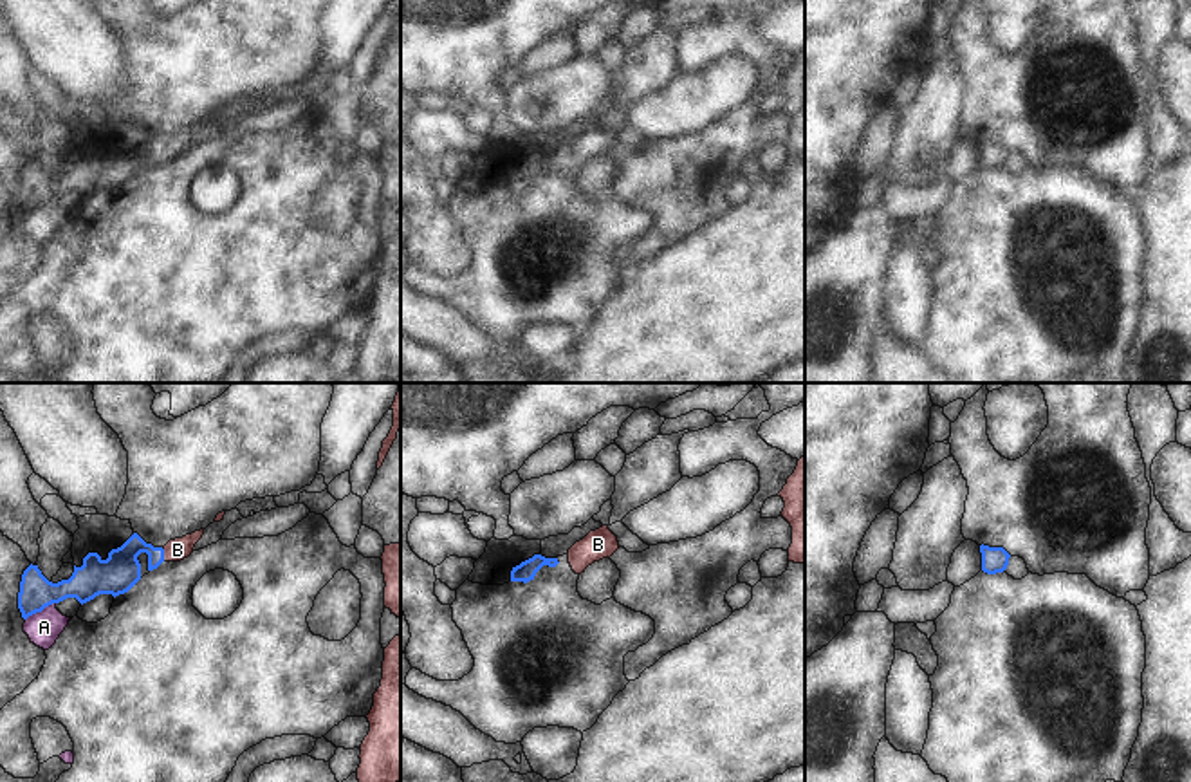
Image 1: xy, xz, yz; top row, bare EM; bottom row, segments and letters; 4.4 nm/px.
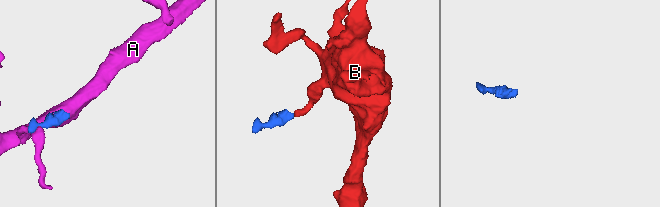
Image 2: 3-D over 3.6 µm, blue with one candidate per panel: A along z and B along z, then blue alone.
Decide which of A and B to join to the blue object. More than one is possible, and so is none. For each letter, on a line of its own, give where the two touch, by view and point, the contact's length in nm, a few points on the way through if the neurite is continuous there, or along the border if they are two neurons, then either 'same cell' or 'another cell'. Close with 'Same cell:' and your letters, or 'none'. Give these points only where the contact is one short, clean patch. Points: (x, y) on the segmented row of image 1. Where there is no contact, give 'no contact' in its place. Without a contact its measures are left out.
A: meets blue in xy at (40, 611); contact 160 nm long; border along xy (55, 602), (26, 620); another cell
B: meets blue in xy at (163, 555); contact 70 nm long; runs through xy (116, 575), (138, 549), (163, 555), (177, 549); same cell
Same cell: B

